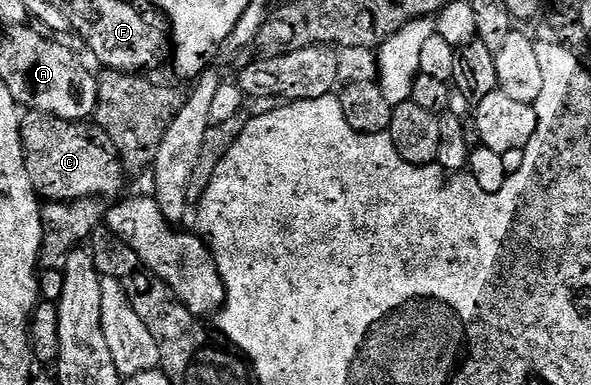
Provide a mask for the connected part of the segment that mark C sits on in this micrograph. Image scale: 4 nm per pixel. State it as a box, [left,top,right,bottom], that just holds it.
[20,111,126,201]

